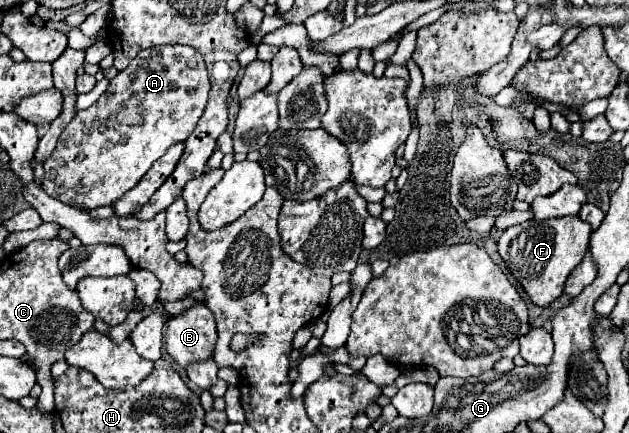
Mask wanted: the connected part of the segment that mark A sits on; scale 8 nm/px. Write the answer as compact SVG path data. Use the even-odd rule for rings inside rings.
M158 45L140 51L130 65L120 71L100 95L100 99L84 111L78 111L76 117L62 131L52 155L44 161L44 181L42 189L76 209L96 209L112 205L118 197L130 191L144 173L158 161L170 145L186 141L188 135L196 129L196 121L202 117L208 103L210 81L202 55L188 45Z

